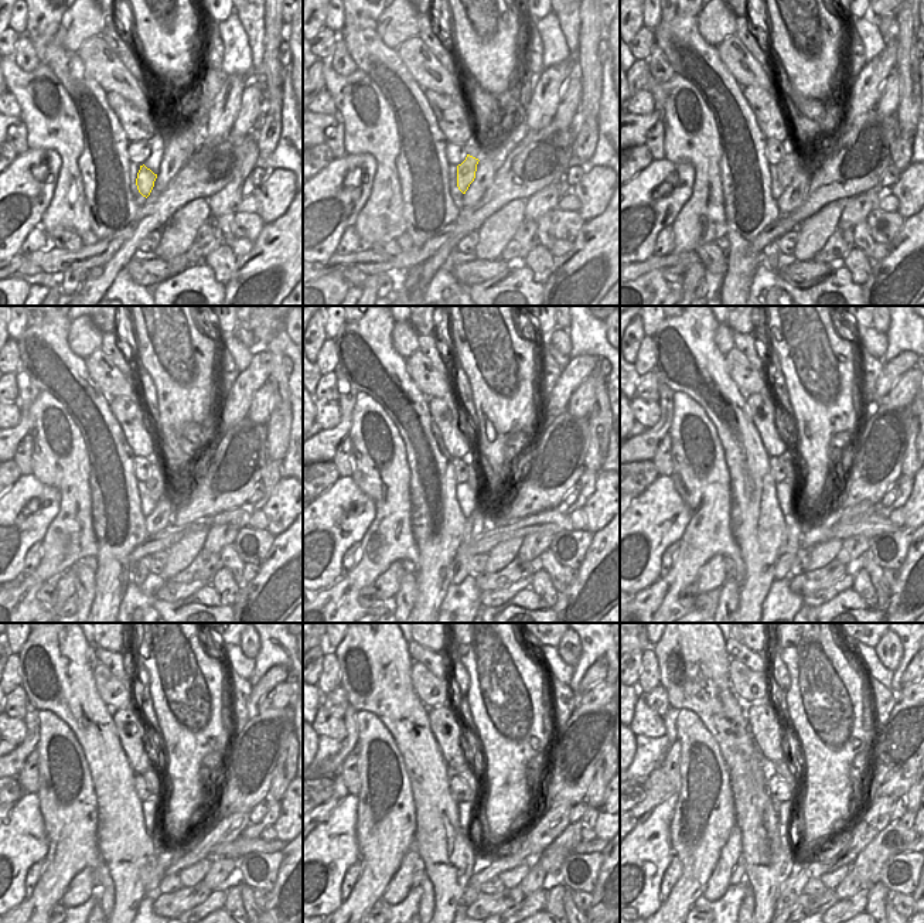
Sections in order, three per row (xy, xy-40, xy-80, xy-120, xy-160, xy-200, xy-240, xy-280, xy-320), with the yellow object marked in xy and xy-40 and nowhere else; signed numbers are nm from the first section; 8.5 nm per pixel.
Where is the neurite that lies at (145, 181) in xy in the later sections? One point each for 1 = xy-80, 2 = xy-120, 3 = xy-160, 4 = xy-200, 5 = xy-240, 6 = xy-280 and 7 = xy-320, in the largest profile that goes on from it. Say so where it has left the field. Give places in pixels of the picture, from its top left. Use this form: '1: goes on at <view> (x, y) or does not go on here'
1: goes on at xy-80 (787, 167)
2: goes on at xy-120 (157, 479)
3: goes on at xy-160 (474, 480)
4: goes on at xy-200 (786, 459)
5: goes on at xy-240 (152, 776)
6: goes on at xy-280 (464, 772)
7: goes on at xy-320 (783, 770)

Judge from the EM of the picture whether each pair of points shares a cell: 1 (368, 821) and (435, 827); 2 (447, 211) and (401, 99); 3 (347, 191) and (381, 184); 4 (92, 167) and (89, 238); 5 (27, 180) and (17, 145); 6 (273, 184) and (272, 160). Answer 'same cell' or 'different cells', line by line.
1: different cells
2: same cell
3: different cells
4: different cells
5: different cells
6: different cells

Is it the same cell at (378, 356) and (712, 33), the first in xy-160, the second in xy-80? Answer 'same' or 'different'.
different

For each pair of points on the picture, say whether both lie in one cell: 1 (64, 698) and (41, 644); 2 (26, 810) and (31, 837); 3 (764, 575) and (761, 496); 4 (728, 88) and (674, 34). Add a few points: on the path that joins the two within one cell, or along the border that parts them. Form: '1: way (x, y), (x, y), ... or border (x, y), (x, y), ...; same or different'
1: way (64, 685), (55, 674), (54, 657); same
2: way (26, 817), (26, 830); same
3: way (761, 555), (761, 516); same
4: way (715, 75), (686, 47); same

